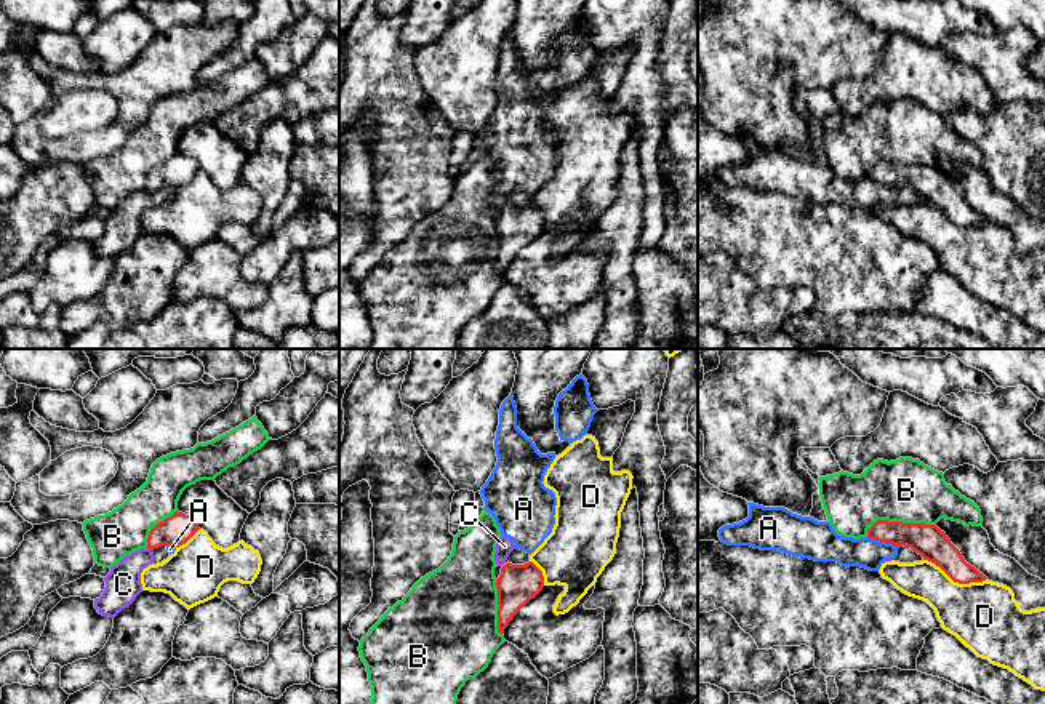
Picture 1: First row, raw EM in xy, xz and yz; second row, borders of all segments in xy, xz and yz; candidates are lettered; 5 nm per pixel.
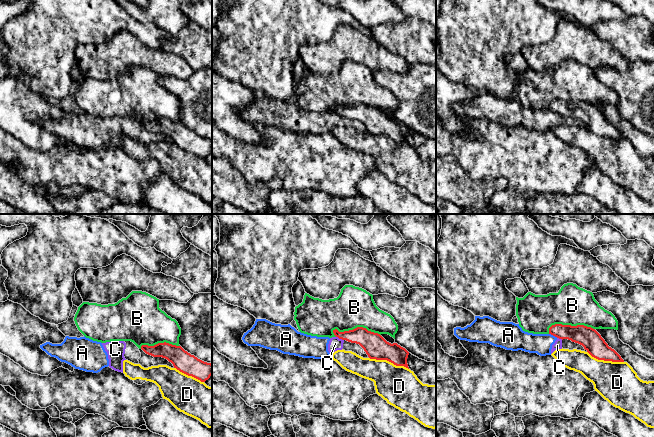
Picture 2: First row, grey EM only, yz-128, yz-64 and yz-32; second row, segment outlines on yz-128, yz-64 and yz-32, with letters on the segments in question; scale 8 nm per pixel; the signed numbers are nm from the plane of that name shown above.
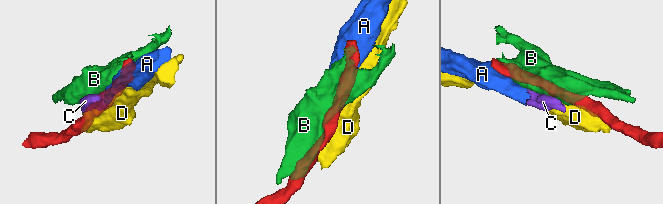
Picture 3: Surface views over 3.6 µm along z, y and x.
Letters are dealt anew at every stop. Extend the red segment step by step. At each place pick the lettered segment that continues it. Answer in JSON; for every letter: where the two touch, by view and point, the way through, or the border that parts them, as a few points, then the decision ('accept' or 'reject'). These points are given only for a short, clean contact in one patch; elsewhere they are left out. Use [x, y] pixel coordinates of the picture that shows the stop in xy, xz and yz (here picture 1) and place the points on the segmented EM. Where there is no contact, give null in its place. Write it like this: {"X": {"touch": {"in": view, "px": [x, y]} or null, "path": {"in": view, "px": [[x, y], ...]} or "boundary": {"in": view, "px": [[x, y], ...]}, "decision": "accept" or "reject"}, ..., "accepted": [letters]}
{"A": {"touch": {"in": "yz", "px": [884, 541]}, "decision": "reject"}, "B": {"touch": {"in": "yz", "px": [898, 522]}, "decision": "reject"}, "C": {"touch": {"in": "xy", "px": [149, 548]}, "boundary": {"in": "xy", "px": [[146, 548], [151, 551]]}, "decision": "reject"}, "D": {"touch": {"in": "yz", "px": [956, 581]}, "decision": "reject"}, "accepted": []}

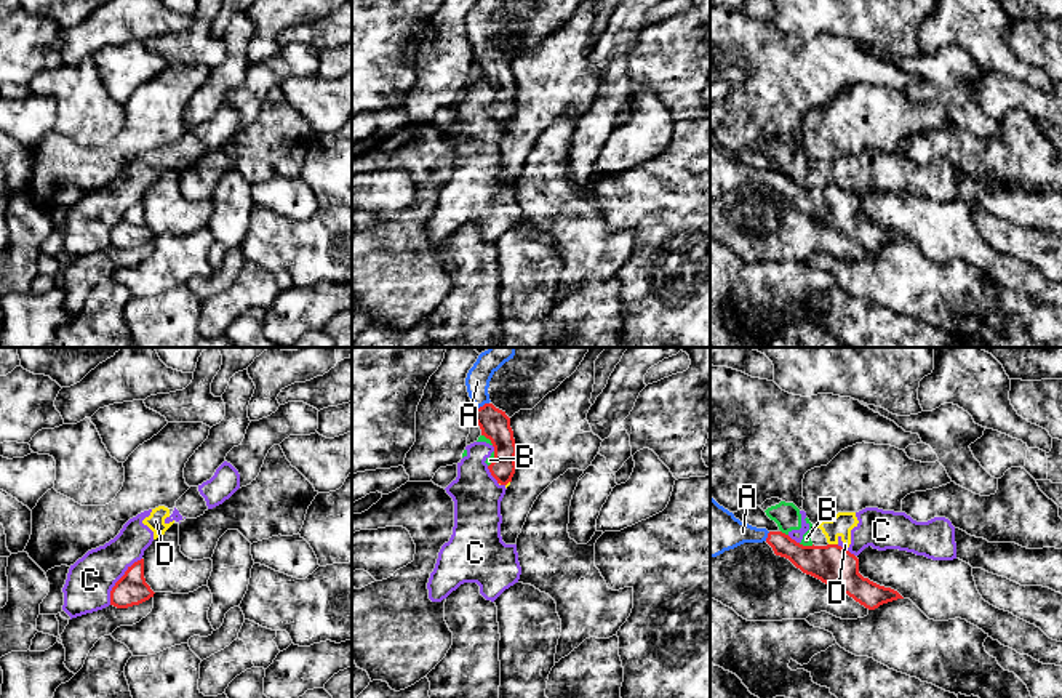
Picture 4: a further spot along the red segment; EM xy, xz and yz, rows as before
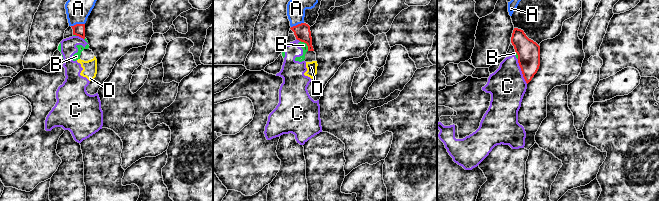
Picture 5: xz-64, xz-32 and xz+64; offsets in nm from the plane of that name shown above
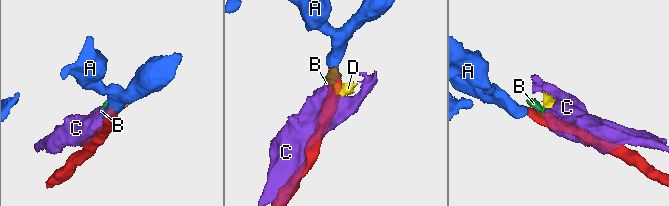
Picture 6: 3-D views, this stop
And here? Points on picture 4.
{"A": {"touch": {"in": "xz", "px": [483, 405]}, "path": {"in": "xz", "px": [[495, 425], [485, 413], [483, 405], [479, 396], [479, 377]]}, "decision": "accept"}, "B": {"touch": {"in": "yz", "px": [806, 546]}, "boundary": {"in": "yz", "px": [[798, 543], [813, 545]]}, "decision": "reject"}, "C": {"touch": {"in": "xy", "px": [119, 580]}, "decision": "reject"}, "D": {"touch": {"in": "yz", "px": [834, 545]}, "boundary": {"in": "yz", "px": [[829, 543], [837, 545]]}, "decision": "reject"}, "accepted": ["A"]}

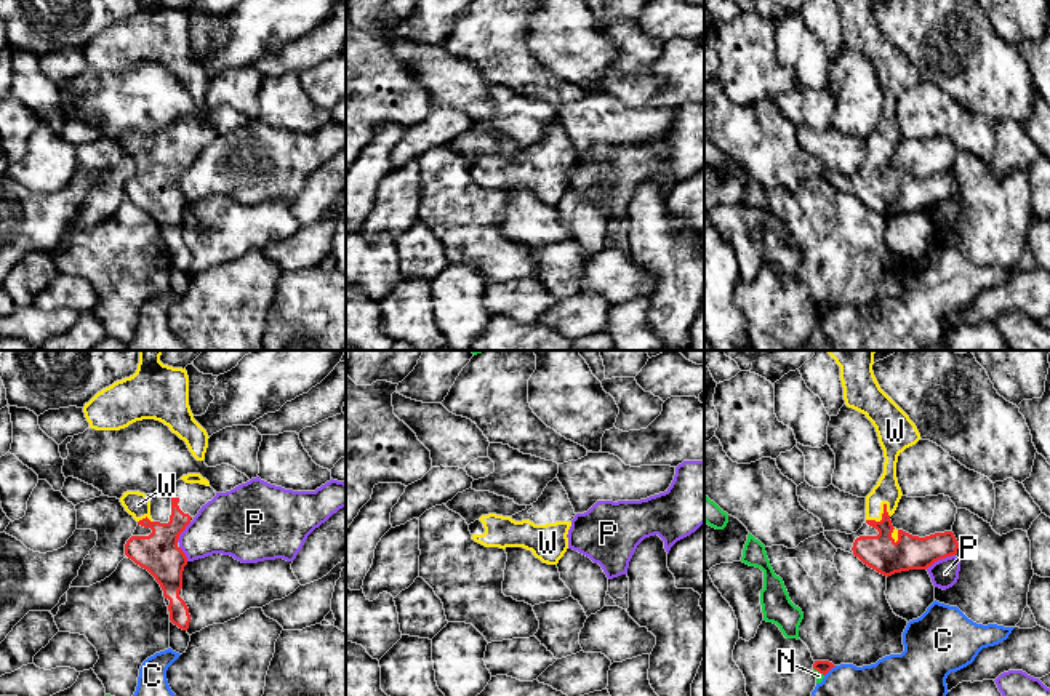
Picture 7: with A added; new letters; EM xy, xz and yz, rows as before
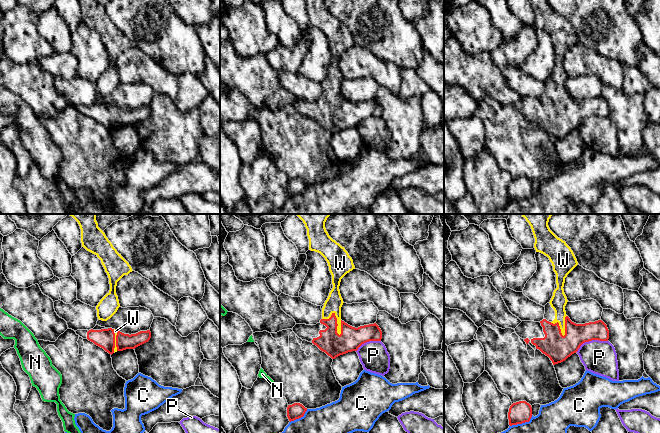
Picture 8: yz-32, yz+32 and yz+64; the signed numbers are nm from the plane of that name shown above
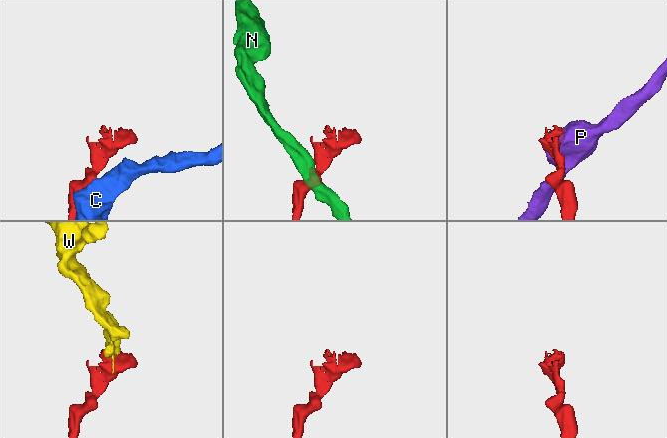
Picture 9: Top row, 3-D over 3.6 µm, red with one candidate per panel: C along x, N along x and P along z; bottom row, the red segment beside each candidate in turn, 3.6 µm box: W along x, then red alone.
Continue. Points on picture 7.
{"C": {"touch": {"in": "yz", "px": [829, 669]}, "decision": "reject"}, "N": {"touch": {"in": "yz", "px": [818, 671]}, "decision": "reject"}, "P": {"touch": {"in": "yz", "px": [940, 559]}, "decision": "reject"}, "W": {"touch": {"in": "yz", "px": [882, 519]}, "decision": "accept"}, "accepted": ["W"]}

